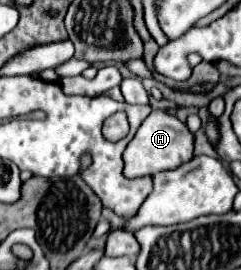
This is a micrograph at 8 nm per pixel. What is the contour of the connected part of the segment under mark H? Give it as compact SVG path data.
M153 109L149 117L141 123L135 137L127 145L123 153L125 161L125 175L127 177L143 177L143 175L155 175L159 171L165 171L169 167L179 167L181 163L187 163L193 159L193 143L195 135L187 129L183 121L179 121L169 111Z

